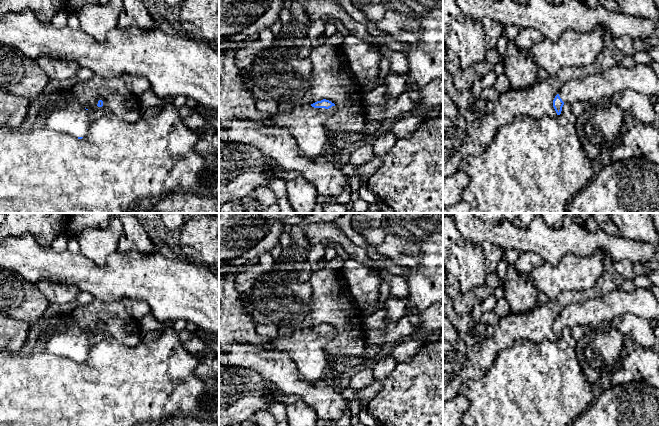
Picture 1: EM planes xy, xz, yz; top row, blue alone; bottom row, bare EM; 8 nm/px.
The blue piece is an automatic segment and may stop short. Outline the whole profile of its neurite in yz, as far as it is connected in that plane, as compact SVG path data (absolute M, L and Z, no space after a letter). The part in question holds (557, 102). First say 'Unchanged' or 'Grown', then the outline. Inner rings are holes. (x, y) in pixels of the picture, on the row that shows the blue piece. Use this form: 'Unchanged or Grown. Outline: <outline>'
Grown. Outline: M619 64L585 79L569 81L555 96L553 107L557 115L560 115L565 103L581 102L583 104L600 105L609 102L616 94L626 90L637 91L649 98L659 96L659 78L650 64L636 64L632 68Z

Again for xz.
Grown. Outline: M323 99L311 105L296 105L291 112L270 116L271 125L286 129L308 157L327 155L329 132L326 122L337 113L334 103Z

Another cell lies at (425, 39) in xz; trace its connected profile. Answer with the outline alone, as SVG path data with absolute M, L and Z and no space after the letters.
M377 0L385 7L385 15L376 27L391 35L395 41L406 43L409 50L406 54L409 71L407 81L411 86L423 88L431 81L443 76L443 0Z

